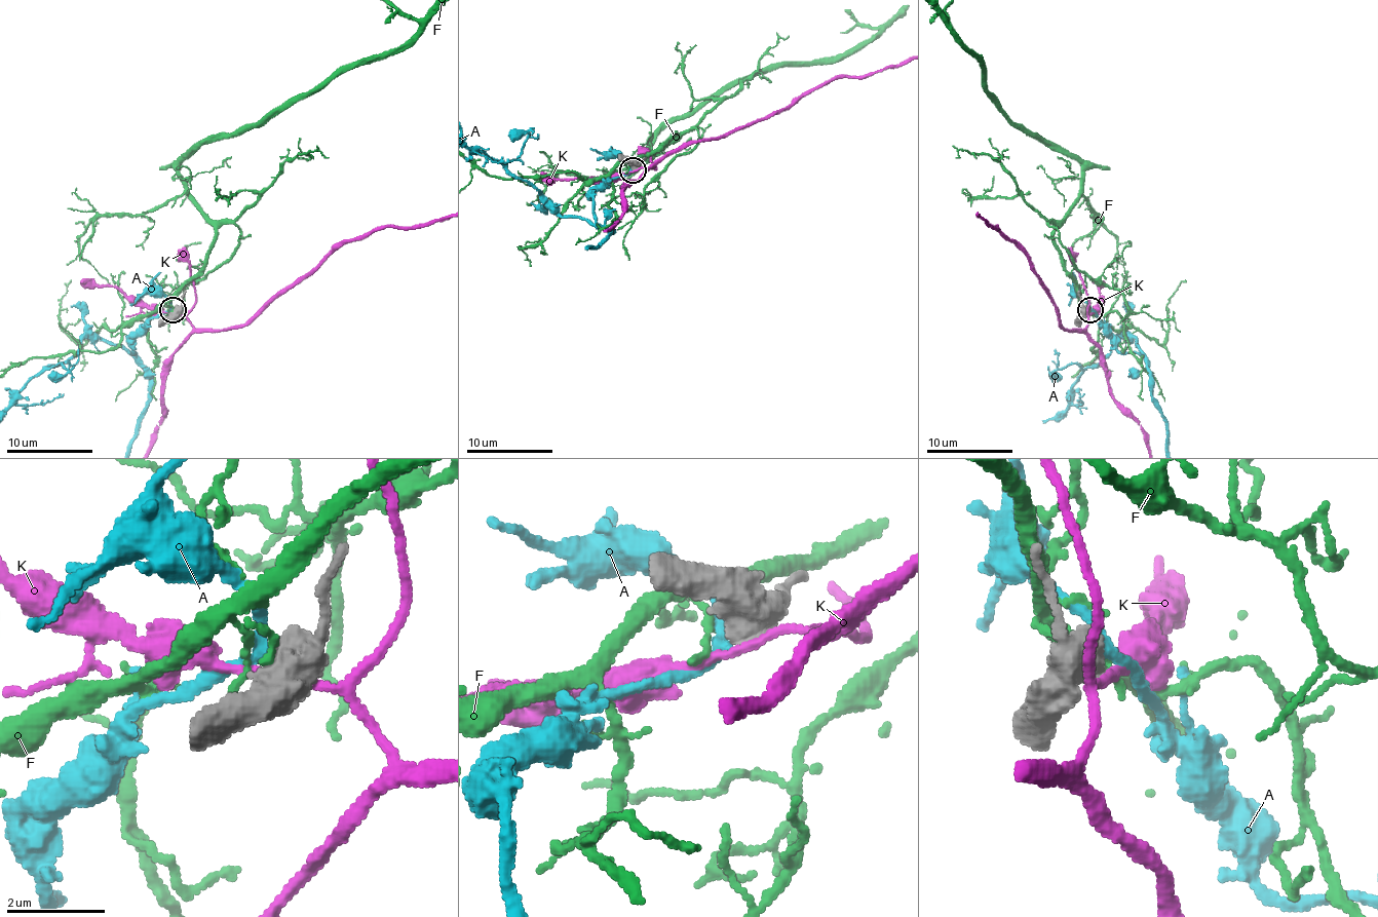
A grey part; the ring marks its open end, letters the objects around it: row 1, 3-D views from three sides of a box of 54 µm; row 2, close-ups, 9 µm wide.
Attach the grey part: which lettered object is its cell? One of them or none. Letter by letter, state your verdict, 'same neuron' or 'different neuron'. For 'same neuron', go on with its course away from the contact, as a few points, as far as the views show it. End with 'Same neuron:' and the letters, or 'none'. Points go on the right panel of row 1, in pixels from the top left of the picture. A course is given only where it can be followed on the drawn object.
A: same neuron
F: different neuron
K: different neuron
Same neuron: A

